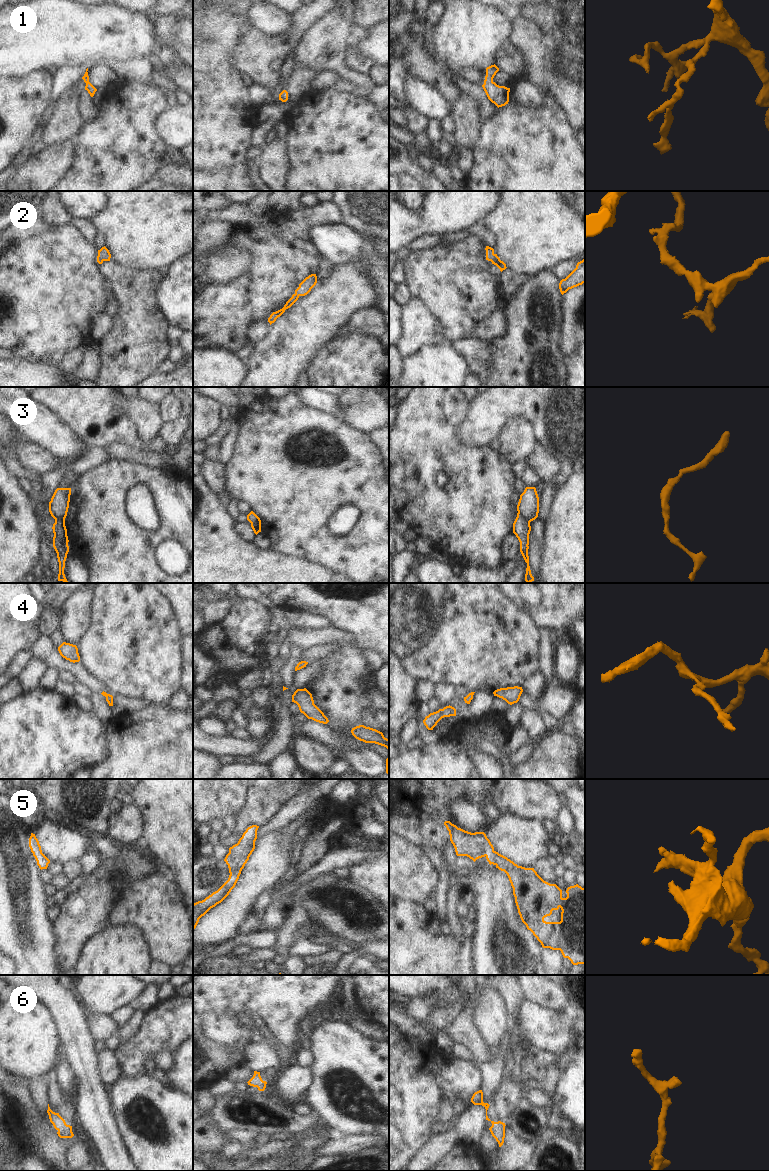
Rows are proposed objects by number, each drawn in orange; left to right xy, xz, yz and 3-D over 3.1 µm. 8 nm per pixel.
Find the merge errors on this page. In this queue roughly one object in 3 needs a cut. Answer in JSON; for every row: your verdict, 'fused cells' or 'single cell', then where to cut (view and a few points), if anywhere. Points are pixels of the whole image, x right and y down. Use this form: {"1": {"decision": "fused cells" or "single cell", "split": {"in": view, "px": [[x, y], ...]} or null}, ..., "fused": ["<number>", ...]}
{"1": {"decision": "single cell", "split": null}, "2": {"decision": "single cell", "split": null}, "3": {"decision": "fused cells", "split": {"in": "yz", "px": [[518, 512], [529, 522]]}}, "4": {"decision": "single cell", "split": null}, "5": {"decision": "single cell", "split": null}, "6": {"decision": "single cell", "split": null}, "fused": ["3"]}

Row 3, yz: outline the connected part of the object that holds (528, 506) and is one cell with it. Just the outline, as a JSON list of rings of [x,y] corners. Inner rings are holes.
[[[535,487],[525,488],[524,492],[520,495],[517,511],[529,522],[538,517],[539,497]]]

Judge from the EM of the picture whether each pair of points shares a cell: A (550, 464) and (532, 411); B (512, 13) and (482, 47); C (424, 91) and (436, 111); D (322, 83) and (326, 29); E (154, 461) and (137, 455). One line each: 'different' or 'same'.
A: different
B: different
C: same
D: different
E: same

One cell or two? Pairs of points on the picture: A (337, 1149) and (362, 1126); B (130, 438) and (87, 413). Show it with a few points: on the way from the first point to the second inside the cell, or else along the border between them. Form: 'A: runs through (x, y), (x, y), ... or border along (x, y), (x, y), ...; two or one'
A: border along (377, 1134), (349, 1134), (347, 1136); two
B: runs through (119, 429), (106, 429), (98, 421); one

